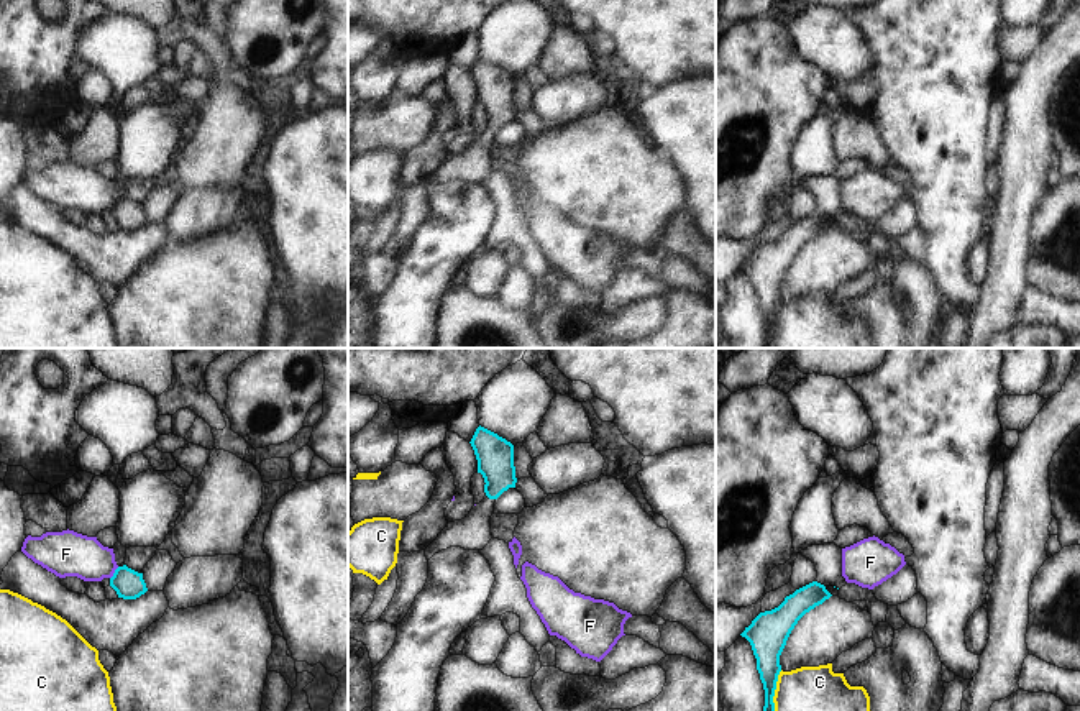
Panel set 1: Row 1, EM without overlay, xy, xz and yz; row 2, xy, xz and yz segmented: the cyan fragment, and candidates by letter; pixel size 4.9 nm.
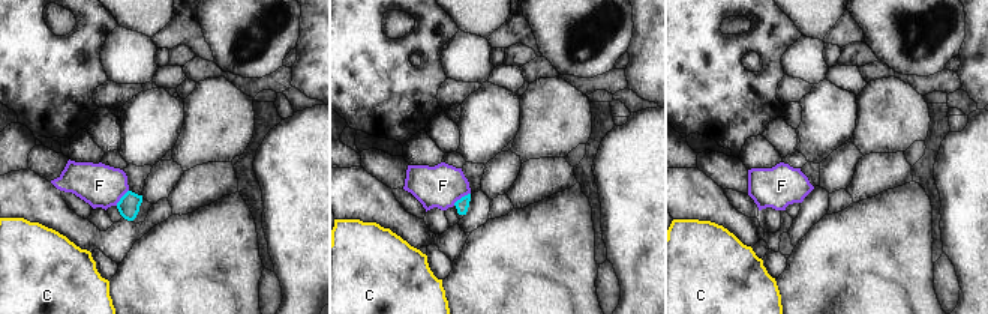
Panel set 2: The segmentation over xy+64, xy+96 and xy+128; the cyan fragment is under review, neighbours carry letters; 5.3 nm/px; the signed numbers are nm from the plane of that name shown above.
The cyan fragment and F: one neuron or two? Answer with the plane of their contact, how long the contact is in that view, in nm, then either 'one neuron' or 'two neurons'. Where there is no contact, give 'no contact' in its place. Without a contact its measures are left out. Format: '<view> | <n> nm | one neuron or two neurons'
xy | 80 nm | two neurons

